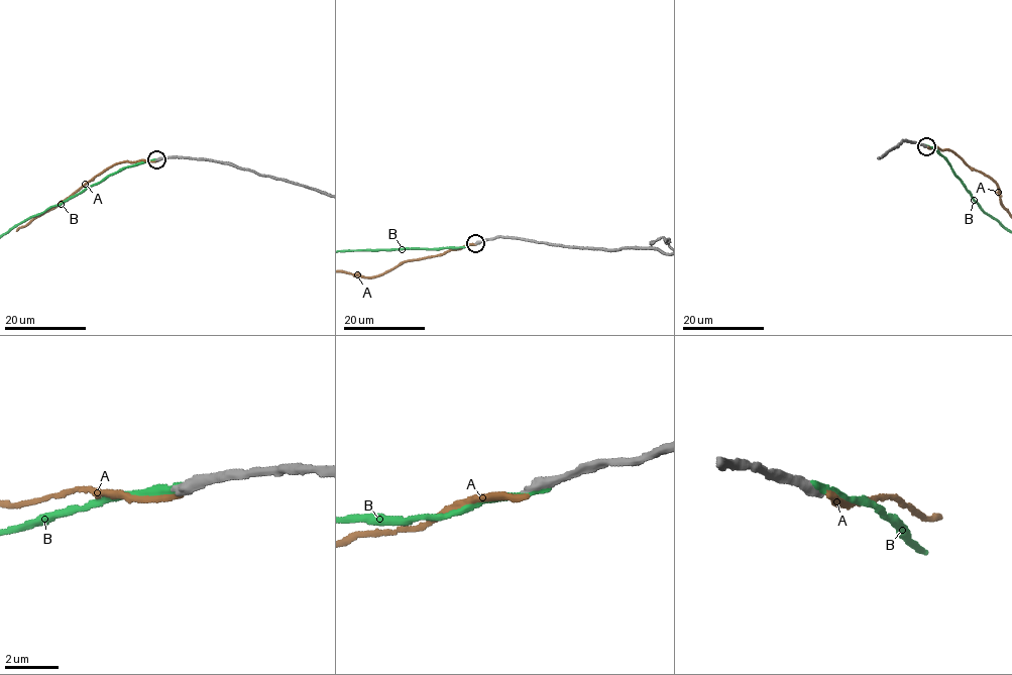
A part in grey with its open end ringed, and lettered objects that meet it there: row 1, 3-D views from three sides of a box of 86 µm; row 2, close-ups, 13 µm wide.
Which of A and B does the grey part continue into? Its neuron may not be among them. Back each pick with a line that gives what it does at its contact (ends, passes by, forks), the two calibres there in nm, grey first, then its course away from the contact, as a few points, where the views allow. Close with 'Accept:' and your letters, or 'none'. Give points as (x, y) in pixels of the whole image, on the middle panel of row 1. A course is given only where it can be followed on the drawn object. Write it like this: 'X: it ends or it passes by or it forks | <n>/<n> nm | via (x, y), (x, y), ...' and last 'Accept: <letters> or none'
Accept: none

